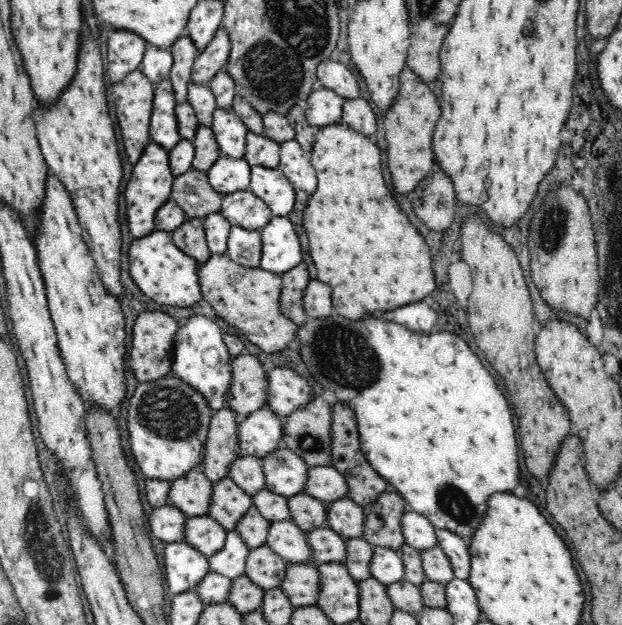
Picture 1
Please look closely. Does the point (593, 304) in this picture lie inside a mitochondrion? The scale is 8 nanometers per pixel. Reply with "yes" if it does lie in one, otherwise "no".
no

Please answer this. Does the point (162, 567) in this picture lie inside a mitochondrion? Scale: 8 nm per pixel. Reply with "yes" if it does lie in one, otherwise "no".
no

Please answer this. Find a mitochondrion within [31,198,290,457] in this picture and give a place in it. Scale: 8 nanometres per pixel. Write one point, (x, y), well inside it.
(167, 412)

